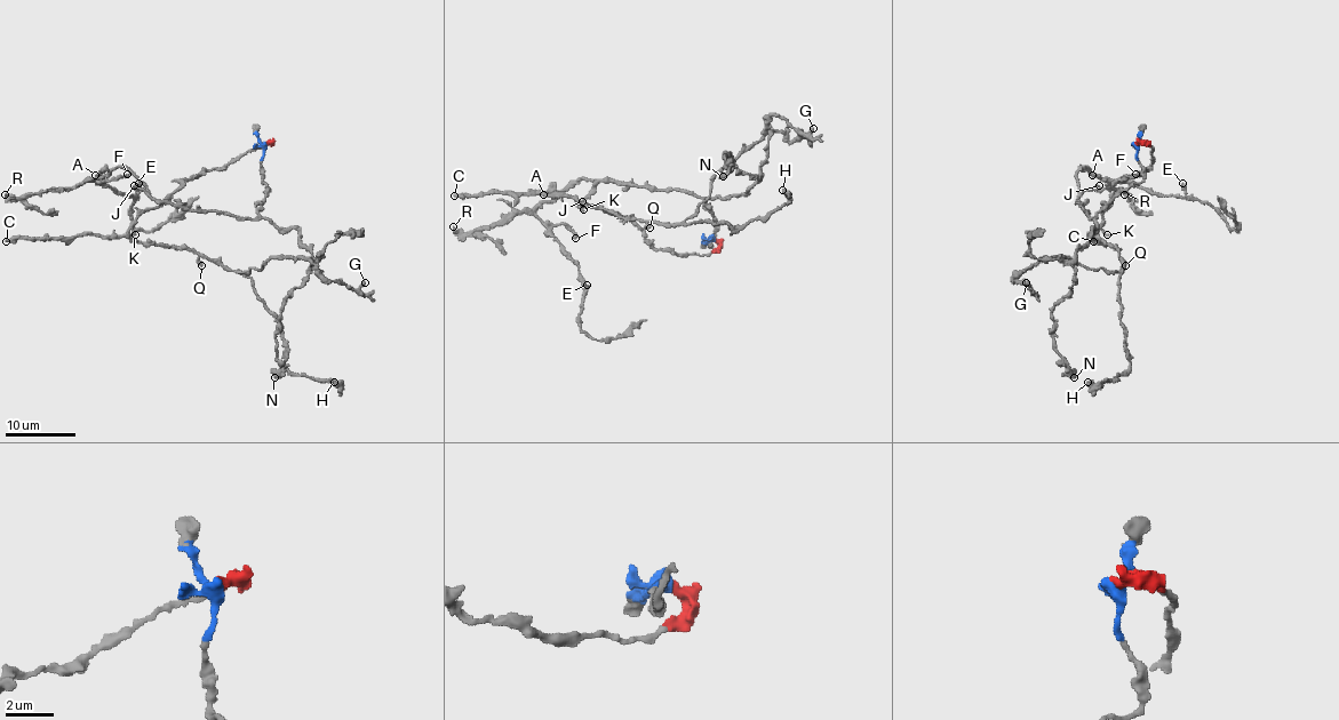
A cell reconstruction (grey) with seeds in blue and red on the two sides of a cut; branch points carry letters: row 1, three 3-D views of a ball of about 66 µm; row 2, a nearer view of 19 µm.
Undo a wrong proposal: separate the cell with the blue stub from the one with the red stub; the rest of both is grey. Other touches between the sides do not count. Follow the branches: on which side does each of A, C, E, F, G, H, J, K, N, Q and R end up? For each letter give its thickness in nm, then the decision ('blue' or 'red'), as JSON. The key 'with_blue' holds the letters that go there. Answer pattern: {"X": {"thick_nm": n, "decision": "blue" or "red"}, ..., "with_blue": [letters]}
{"A": {"thick_nm": 300, "decision": "blue"}, "C": {"thick_nm": 420, "decision": "red"}, "E": {"thick_nm": 460, "decision": "blue"}, "F": {"thick_nm": 360, "decision": "blue"}, "G": {"thick_nm": 360, "decision": "red"}, "H": {"thick_nm": 480, "decision": "red"}, "J": {"thick_nm": 240, "decision": "blue"}, "K": {"thick_nm": 160, "decision": "red"}, "N": {"thick_nm": 400, "decision": "blue"}, "Q": {"thick_nm": 320, "decision": "red"}, "R": {"thick_nm": 300, "decision": "blue"}, "with_blue": ["A", "E", "F", "J", "N", "R"]}

